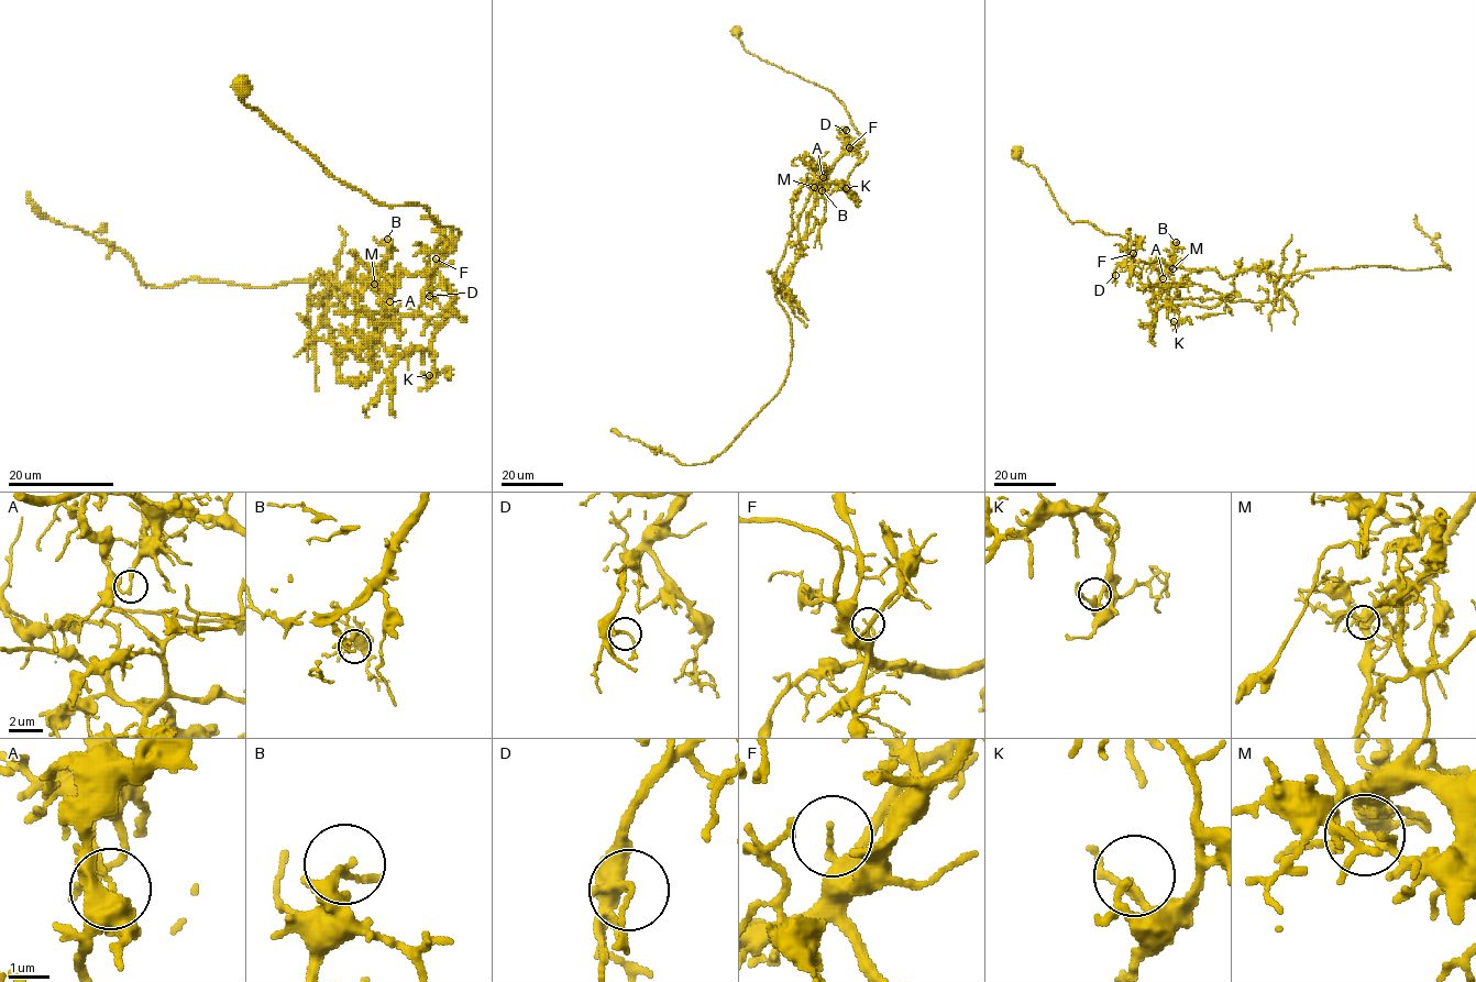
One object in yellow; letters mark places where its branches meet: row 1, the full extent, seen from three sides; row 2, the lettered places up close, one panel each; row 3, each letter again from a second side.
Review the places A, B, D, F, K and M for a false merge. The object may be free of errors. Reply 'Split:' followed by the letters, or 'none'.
Split: A

